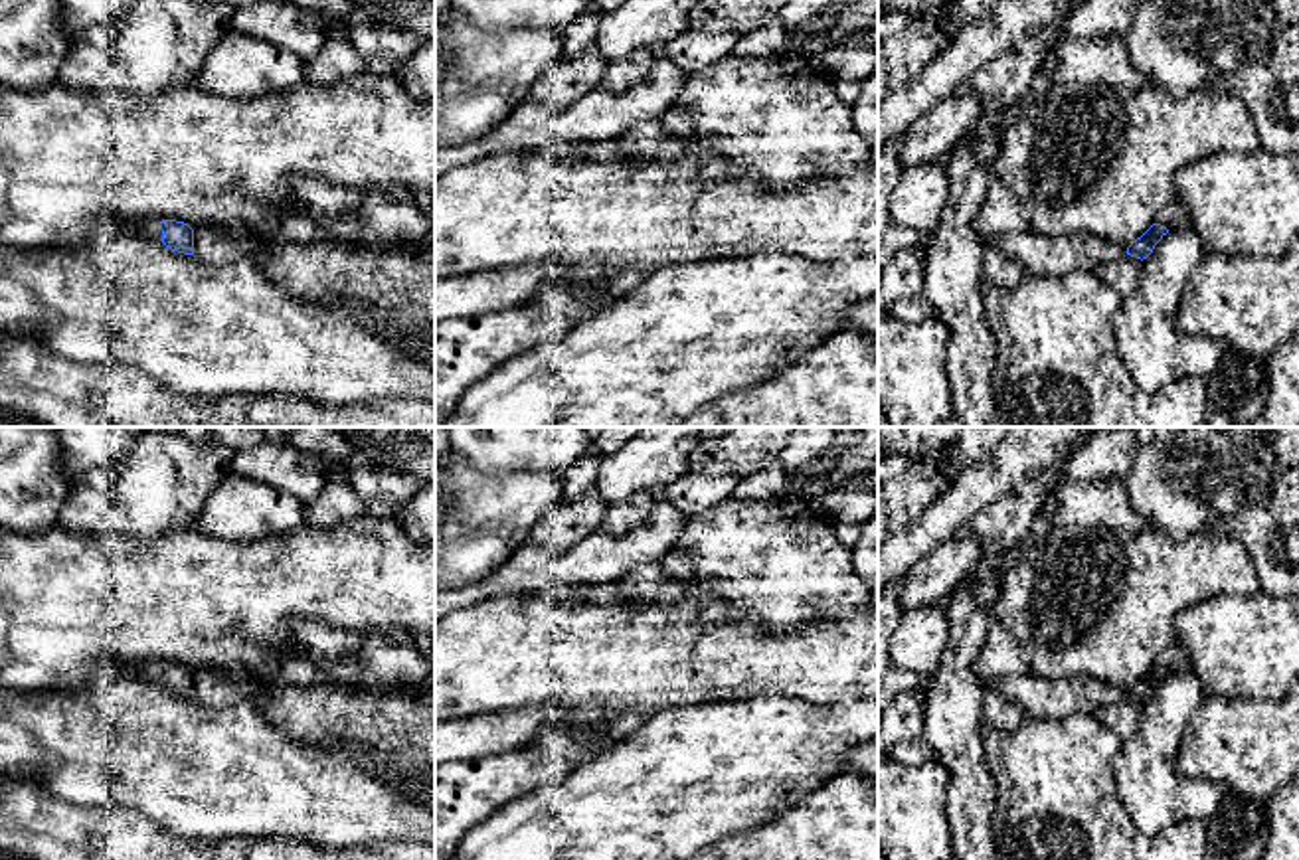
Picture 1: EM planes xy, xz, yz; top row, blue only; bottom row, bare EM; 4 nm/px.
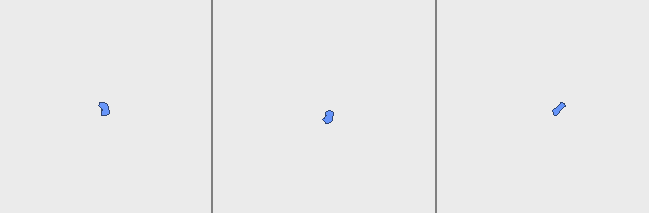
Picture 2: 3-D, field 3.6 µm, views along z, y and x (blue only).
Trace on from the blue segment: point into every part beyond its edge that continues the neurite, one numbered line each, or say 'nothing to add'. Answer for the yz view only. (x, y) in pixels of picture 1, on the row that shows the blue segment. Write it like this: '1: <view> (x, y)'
1: yz (1173, 216)
2: yz (1044, 256)

